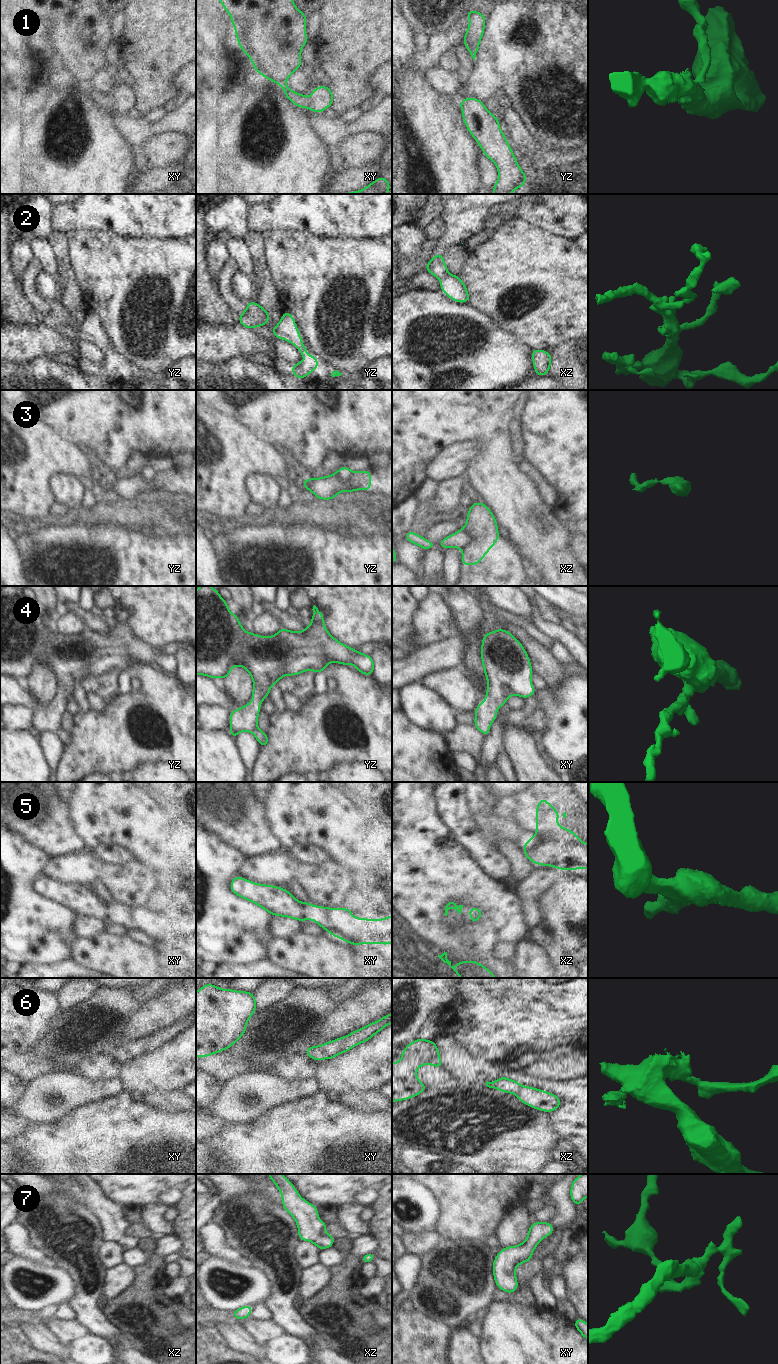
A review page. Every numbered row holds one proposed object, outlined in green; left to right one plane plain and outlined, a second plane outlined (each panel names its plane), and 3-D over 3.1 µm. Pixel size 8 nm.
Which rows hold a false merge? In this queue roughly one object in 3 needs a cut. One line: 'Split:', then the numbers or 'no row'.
Split: 1, 3

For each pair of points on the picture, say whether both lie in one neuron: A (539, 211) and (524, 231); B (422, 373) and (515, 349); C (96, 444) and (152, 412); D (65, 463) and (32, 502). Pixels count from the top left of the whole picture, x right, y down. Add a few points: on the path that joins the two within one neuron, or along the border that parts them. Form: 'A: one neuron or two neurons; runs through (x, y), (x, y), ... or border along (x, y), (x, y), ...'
A: two neurons; border along (517, 216), (551, 233)
B: one neuron; runs through (445, 368), (453, 361), (459, 359), (492, 358)
C: one neuron; runs through (110, 430), (127, 413), (138, 412)
D: one neuron; runs through (53, 467), (32, 490)

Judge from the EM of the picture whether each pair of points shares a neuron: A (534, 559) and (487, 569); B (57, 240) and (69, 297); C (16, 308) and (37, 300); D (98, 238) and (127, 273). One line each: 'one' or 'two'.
A: two
B: one
C: two
D: one

